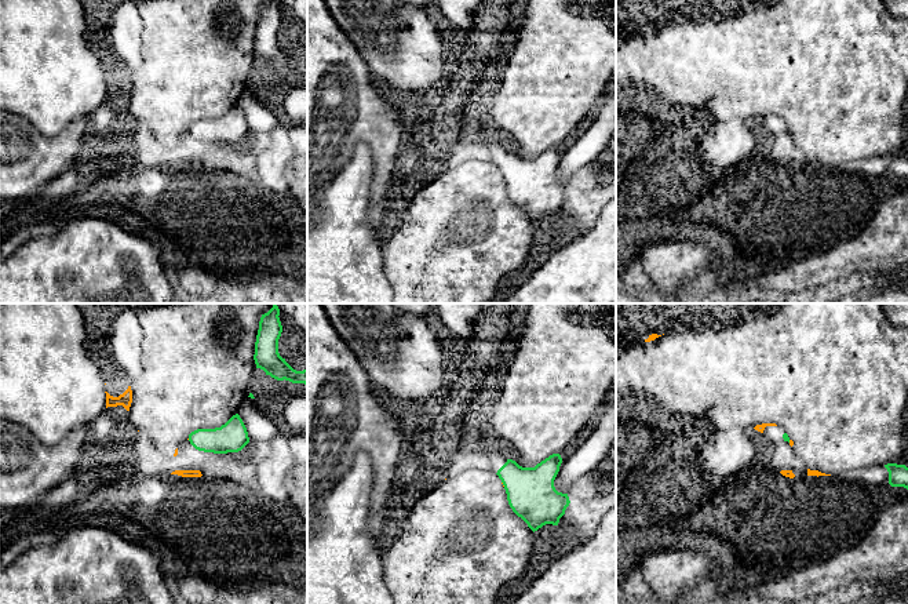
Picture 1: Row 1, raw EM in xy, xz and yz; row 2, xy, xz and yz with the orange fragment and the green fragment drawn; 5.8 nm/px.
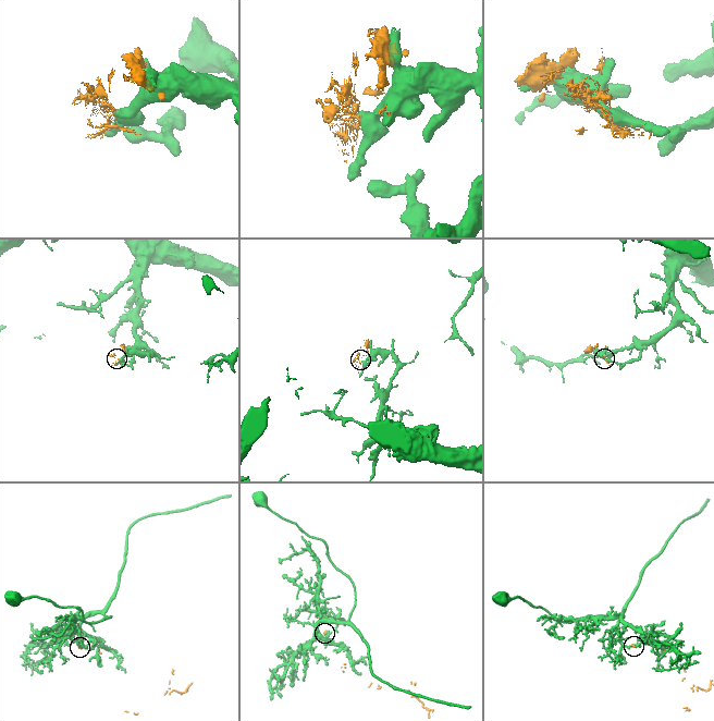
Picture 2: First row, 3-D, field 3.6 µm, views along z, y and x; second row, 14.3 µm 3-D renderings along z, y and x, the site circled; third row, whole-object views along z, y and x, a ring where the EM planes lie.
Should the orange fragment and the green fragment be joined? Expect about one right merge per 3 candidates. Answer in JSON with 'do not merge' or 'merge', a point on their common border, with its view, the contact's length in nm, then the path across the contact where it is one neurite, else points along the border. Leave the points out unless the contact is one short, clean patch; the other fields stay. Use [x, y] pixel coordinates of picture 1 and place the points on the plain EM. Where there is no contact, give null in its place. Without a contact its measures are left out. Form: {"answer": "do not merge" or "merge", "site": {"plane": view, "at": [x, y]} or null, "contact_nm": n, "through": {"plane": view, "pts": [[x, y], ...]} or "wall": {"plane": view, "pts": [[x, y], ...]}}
{"answer": "do not merge", "site": null}

